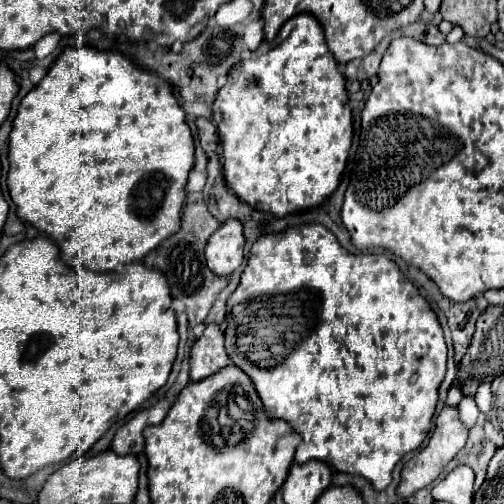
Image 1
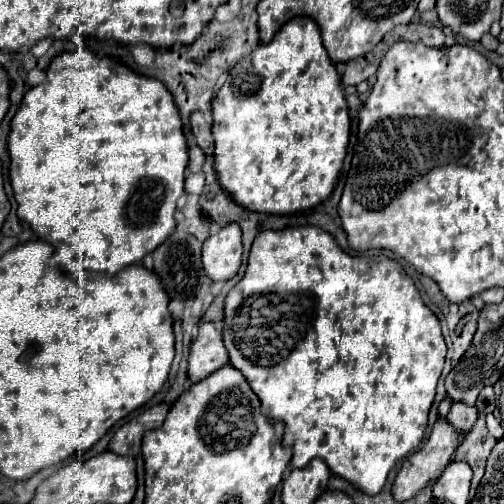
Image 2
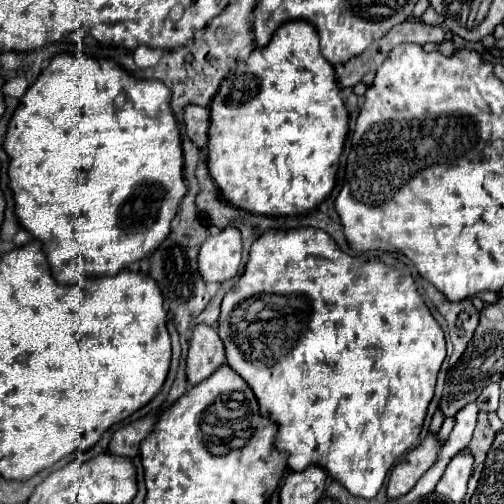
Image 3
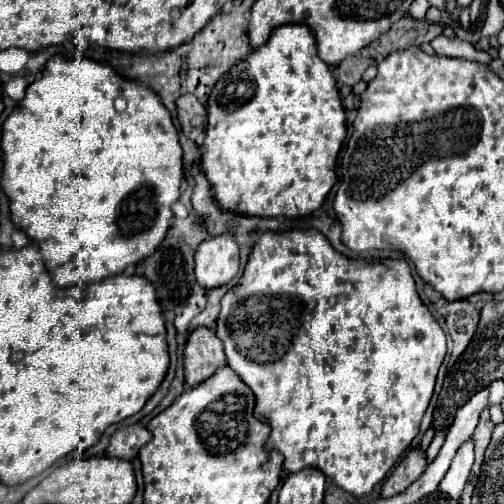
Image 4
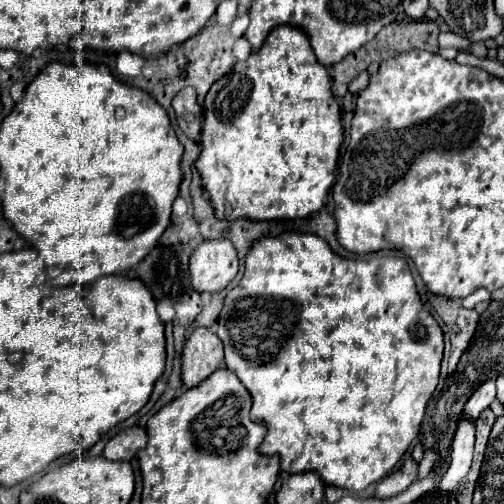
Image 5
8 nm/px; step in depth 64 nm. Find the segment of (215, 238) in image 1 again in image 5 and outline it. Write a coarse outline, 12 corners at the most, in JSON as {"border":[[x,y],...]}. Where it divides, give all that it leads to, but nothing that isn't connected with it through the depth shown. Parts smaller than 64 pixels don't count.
{"border":[[204,240],[190,256],[196,292],[216,294],[238,274],[228,240]]}

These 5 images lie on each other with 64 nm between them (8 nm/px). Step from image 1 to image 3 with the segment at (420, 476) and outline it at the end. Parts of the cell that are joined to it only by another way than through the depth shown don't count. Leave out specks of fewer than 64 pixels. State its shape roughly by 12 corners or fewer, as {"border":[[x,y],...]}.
{"border":[[426,436],[392,470],[392,500],[408,492],[432,466],[442,444]]}

